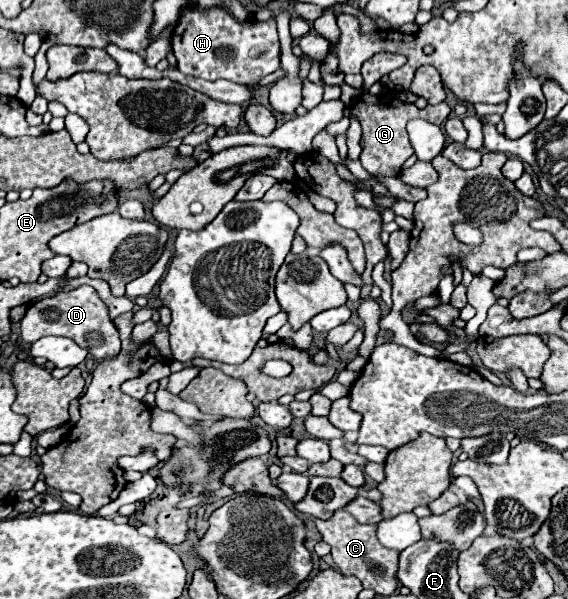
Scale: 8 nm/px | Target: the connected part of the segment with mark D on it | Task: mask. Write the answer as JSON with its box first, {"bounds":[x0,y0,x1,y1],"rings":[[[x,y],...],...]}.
{"bounds":[20,286,120,362],"rings":[[[80,286],[72,292],[62,292],[52,298],[44,298],[28,306],[26,316],[20,322],[20,336],[26,344],[34,344],[44,336],[66,336],[80,348],[88,350],[88,356],[96,362],[120,354],[120,336],[114,322],[108,316],[108,308],[98,298],[92,286]]]}

